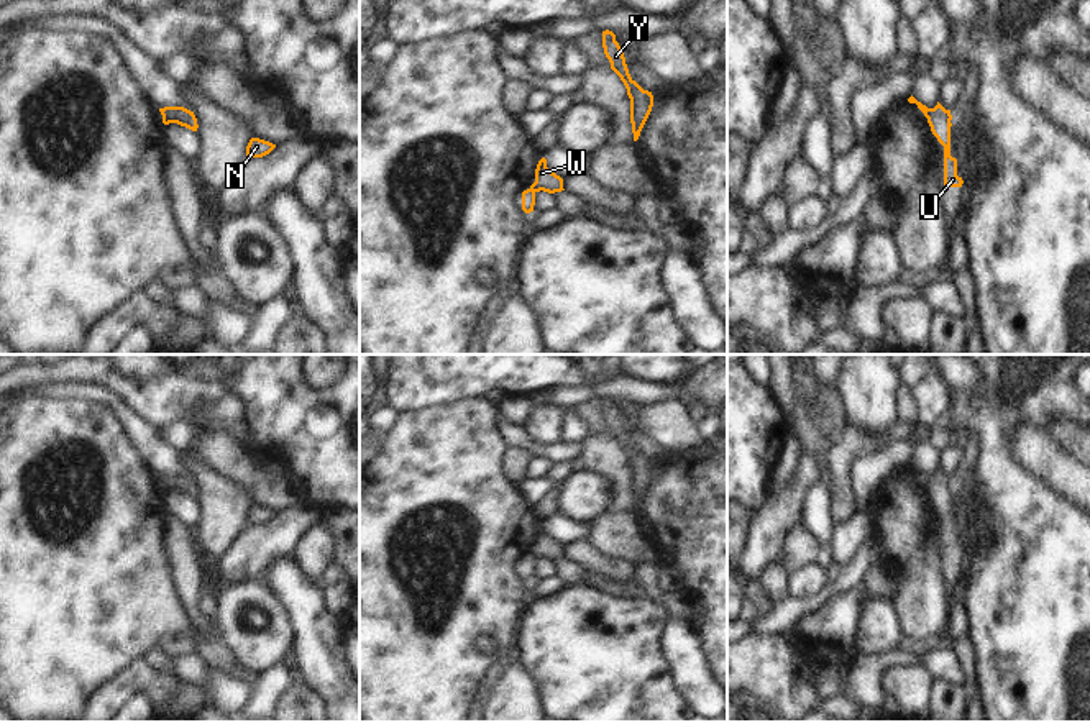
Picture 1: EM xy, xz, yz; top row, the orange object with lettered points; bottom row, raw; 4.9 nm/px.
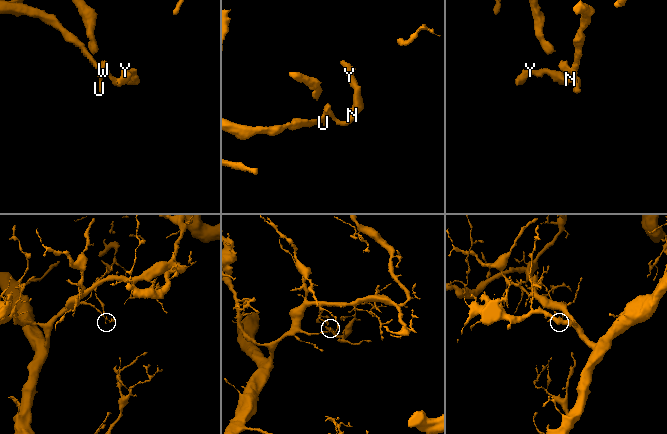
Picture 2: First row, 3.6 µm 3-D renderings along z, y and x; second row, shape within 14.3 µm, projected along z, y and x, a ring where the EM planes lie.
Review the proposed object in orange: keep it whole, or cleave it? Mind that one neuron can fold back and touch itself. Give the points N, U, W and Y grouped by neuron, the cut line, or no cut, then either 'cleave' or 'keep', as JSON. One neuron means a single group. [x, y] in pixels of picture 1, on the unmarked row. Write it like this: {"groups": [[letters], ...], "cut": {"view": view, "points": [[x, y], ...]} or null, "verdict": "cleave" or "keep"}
{"groups": [["N", "W", "Y"], ["U"]], "cut": {"view": "yz", "points": [[931, 476], [928, 486]]}, "verdict": "cleave"}

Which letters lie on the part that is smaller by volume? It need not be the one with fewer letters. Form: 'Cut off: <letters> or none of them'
Cut off: N, W, Y

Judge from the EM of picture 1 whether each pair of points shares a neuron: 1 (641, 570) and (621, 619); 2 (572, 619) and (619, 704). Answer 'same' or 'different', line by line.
1: different
2: same

